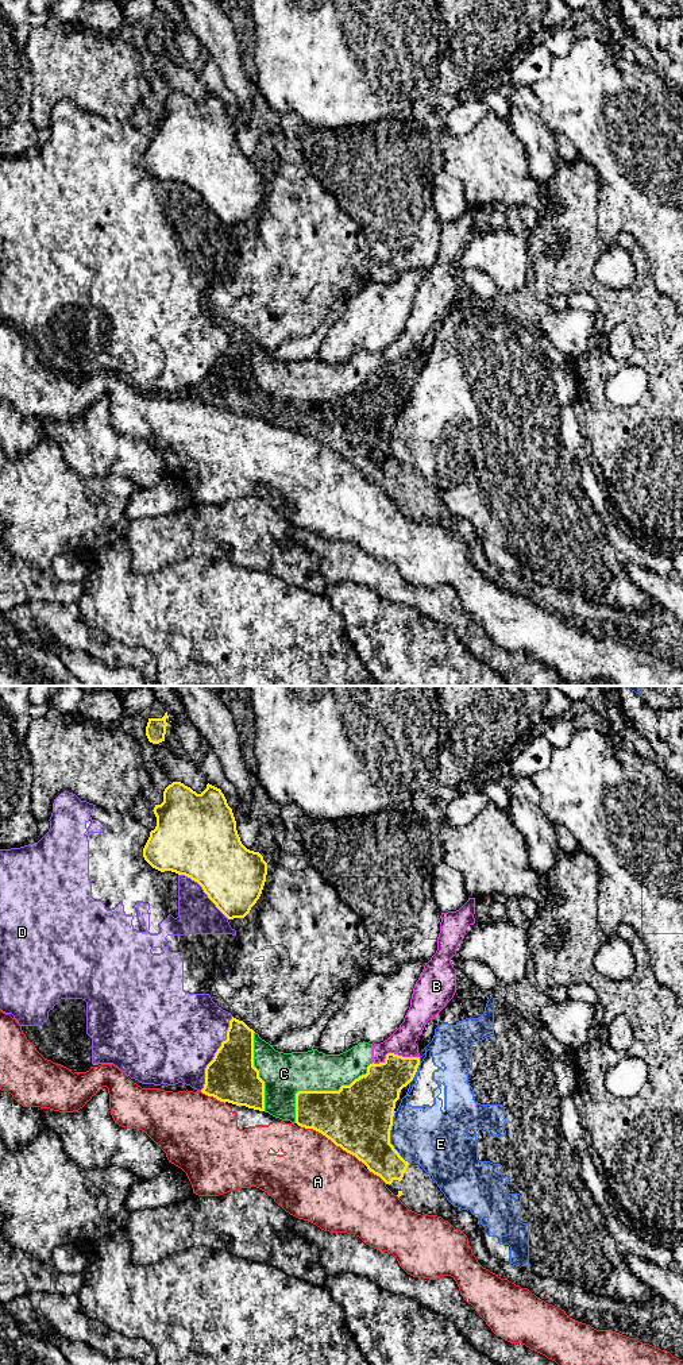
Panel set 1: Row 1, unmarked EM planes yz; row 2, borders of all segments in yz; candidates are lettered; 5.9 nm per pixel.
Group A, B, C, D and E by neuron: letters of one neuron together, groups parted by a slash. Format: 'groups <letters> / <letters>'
groups A / B C / D / E

